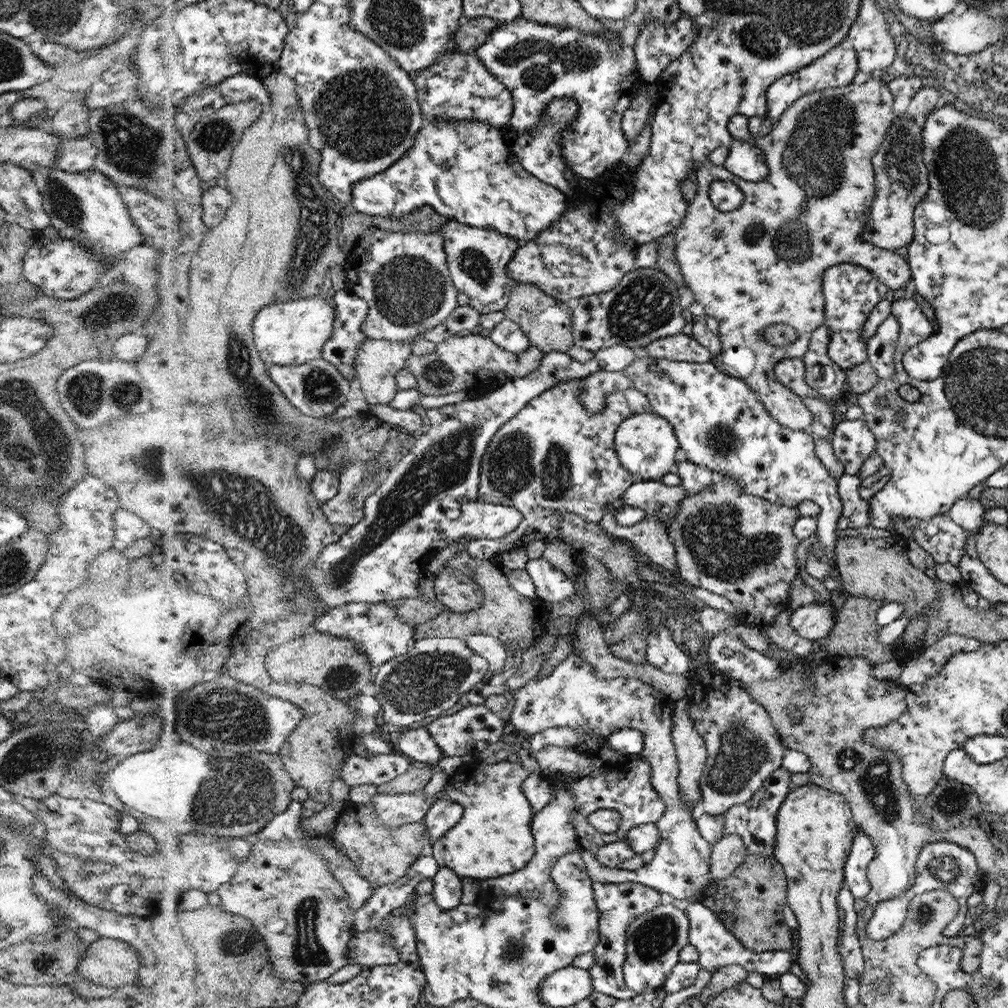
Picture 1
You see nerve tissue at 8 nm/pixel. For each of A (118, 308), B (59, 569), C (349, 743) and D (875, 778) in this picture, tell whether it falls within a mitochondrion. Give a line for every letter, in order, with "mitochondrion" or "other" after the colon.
A: mitochondrion
B: other
C: other
D: mitochondrion

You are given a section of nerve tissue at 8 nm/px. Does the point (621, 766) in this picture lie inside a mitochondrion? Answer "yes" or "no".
no

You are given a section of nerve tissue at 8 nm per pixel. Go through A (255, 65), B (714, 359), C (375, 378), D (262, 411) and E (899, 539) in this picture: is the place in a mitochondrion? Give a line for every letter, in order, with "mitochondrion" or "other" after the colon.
A: other
B: other
C: other
D: mitochondrion
E: other

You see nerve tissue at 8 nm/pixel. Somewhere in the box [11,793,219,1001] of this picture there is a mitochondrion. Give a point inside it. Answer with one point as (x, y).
(40, 960)

